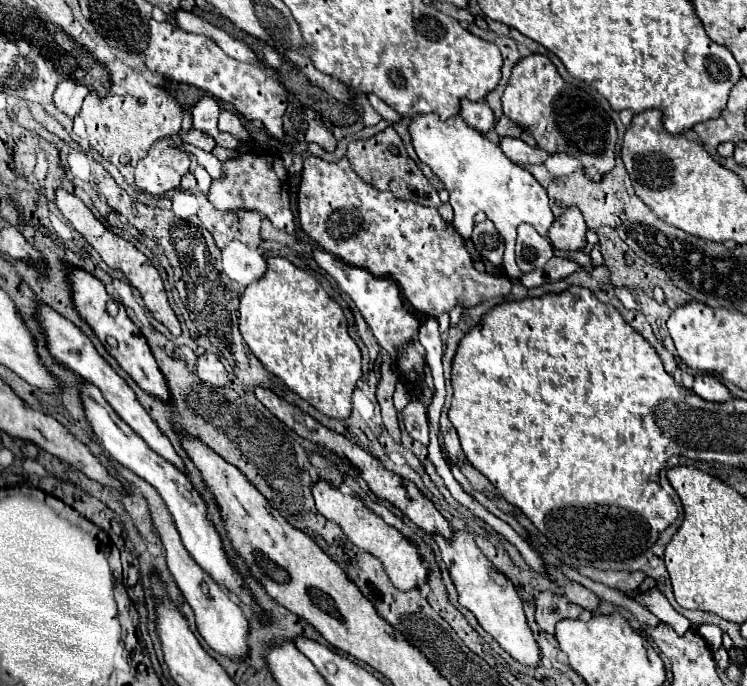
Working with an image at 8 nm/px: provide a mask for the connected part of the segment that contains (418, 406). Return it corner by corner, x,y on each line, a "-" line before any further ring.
412,398
406,408
402,410
402,420
404,420
404,426
408,430
408,434
422,442
424,446
428,444
428,422
426,422
426,408
424,404
418,400
418,398

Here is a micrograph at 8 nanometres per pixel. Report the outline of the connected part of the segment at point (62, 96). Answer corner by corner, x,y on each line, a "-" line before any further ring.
62,80
58,86
56,86
56,92
54,92
54,104
60,112
64,112
66,116
74,118
78,116
80,108
82,108
82,102
86,98
90,90
78,82
72,82
72,80

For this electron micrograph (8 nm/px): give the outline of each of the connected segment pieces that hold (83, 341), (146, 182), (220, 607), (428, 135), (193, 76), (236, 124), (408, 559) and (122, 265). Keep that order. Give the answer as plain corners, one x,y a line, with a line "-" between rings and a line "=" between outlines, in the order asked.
40,306
38,320
40,320
40,326
44,328
46,338
48,338
48,348
50,348
50,352
52,352
58,360
62,360
66,366
70,366
74,372
78,372
82,378
86,378
90,384
98,386
100,392
104,394
104,398
108,400
108,404
116,410
116,414
118,414
152,450
156,450
162,458
166,458
166,460
168,460
170,464
174,464
178,470
186,472
186,466
184,466
182,458
176,454
176,450
172,448
170,440
160,432
160,428
156,426
156,422
154,422
154,420
150,418
150,414
142,408
142,404
138,402
134,390
126,384
126,380
124,380
122,376
118,376
118,374
112,370
112,366
96,352
96,348
94,348
94,344
90,342
90,338
88,338
78,326
74,326
70,320
62,318
58,312
54,312
54,310
48,308
48,306
=
178,134
152,144
150,152
134,168
134,180
142,192
158,196
180,186
180,178
190,166
190,156
178,150
182,144
=
112,462
112,466
116,468
116,472
126,478
128,482
134,482
134,486
138,486
144,494
144,498
148,500
150,504
150,512
152,512
152,520
154,520
154,528
158,530
160,538
162,538
162,544
166,548
166,560
168,560
168,570
172,572
180,592
184,594
186,602
192,606
194,610
194,616
196,616
196,626
198,626
198,632
200,636
204,638
204,642
216,650
218,654
226,656
226,658
232,658
232,660
246,660
248,654
250,654
250,646
248,646
248,634
250,634
250,626
248,626
248,620
244,616
244,610
232,602
232,598
220,590
220,586
192,560
192,556
188,554
188,550
184,548
180,536
178,536
178,530
174,526
174,520
164,504
164,500
160,498
160,494
146,482
142,480
140,476
136,476
134,472
130,472
128,468
120,466
118,462
=
420,114
410,124
412,144
418,158
432,168
432,172
444,180
446,190
450,194
450,204
454,208
452,226
460,232
462,238
468,238
474,228
474,214
484,212
488,220
494,222
496,230
504,236
506,252
504,252
504,272
512,280
520,280
522,272
514,262
514,240
518,224
532,224
542,236
546,236
554,216
548,206
546,190
540,188
536,178
530,172
524,172
518,164
508,160
504,152
490,140
486,140
480,132
472,130
458,114
450,120
442,122
436,114
=
150,20
150,42
144,50
144,56
146,66
152,72
162,74
164,78
172,78
174,82
200,86
204,92
234,104
246,120
262,120
270,136
284,138
282,114
286,110
286,90
282,82
256,68
254,64
234,60
214,40
184,32
168,22
=
222,112
222,114
220,114
218,128
220,132
228,132
228,134
232,134
232,136
238,138
240,142
244,142
244,140
252,140
250,132
244,128
244,124
240,122
240,118
238,118
236,114
232,114
232,112
=
318,480
312,486
312,494
316,500
316,508
320,514
324,514
328,520
336,522
344,534
350,538
352,544
356,544
360,550
374,554
382,564
390,578
390,582
400,590
412,590
418,588
428,580
428,570
414,546
402,532
398,532
394,526
388,526
380,516
376,516
358,496
346,496
338,488
332,488
328,482
=
58,190
58,192
56,192
56,204
58,204
62,216
84,236
84,240
88,240
88,242
96,248
96,252
102,256
102,260
104,260
110,268
118,268
120,272
124,272
124,276
140,290
140,294
142,294
142,298
144,298
144,304
146,304
146,308
152,312
152,316
154,316
156,320
160,320
160,322
172,332
172,336
180,336
180,322
178,322
174,310
172,310
170,304
168,304
168,298
166,298
166,290
164,290
160,272
152,266
152,262
150,262
138,248
134,248
128,240
116,236
116,234
114,234
112,230
108,230
102,222
98,222
96,216
92,214
92,210
90,210
80,198
76,198
74,194
70,194
70,192
66,192
66,190

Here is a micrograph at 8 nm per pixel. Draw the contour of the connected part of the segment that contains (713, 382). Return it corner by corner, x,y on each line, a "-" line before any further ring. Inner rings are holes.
696,374
694,376
694,388
700,398
710,402
726,402
730,400
730,390
712,374

